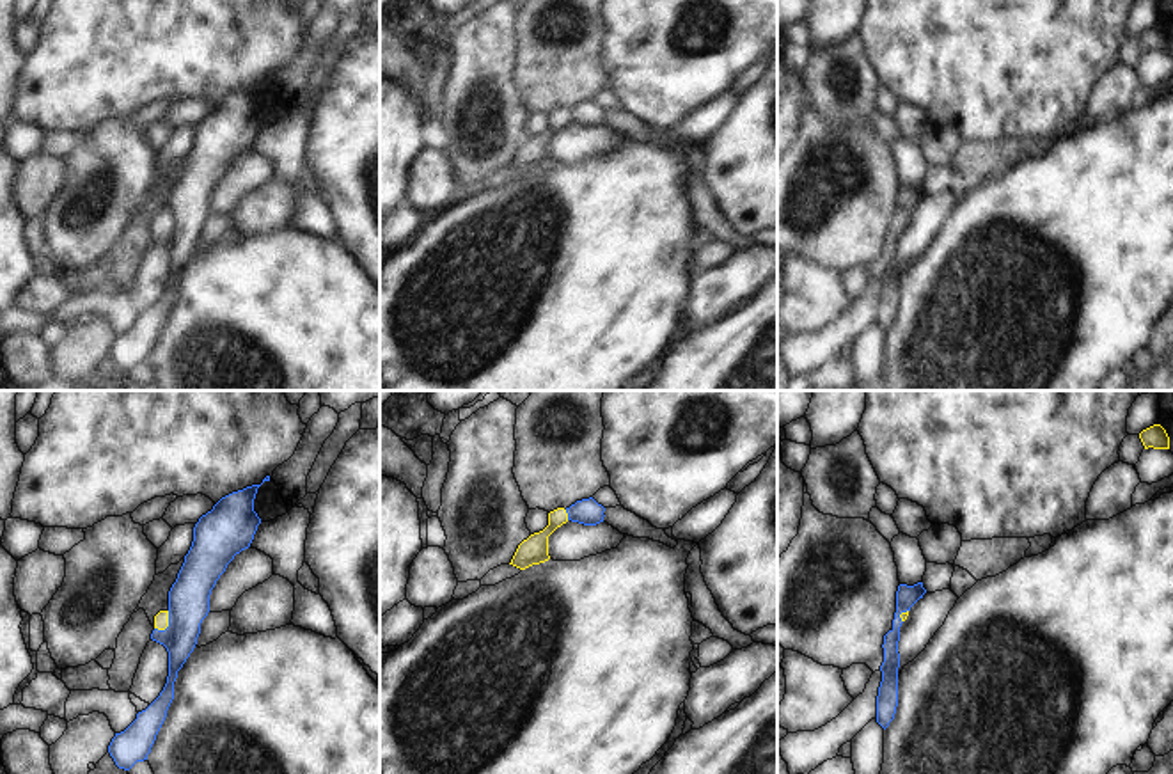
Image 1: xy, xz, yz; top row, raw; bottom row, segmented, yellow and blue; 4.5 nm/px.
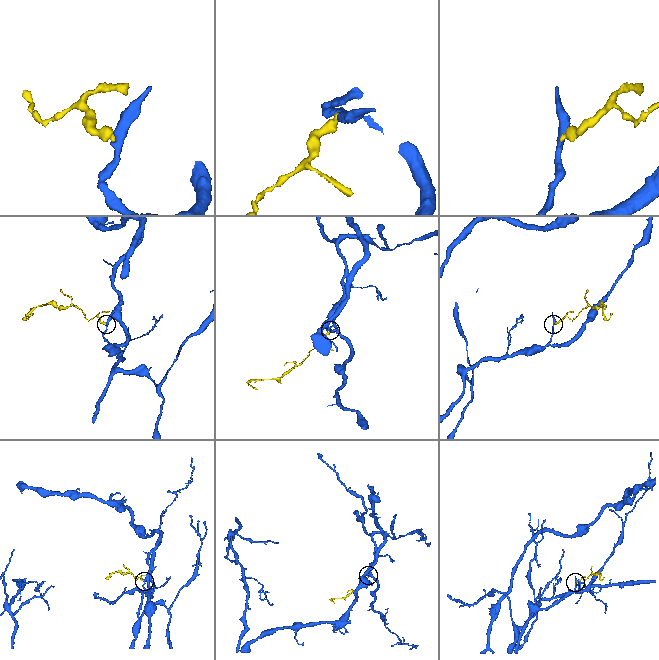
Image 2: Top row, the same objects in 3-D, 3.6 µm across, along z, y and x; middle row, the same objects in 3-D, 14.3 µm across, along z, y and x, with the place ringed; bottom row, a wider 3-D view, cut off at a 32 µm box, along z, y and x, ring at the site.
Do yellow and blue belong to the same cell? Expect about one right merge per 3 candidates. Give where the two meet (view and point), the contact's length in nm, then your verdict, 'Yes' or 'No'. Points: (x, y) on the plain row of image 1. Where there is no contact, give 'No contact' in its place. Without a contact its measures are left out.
Touches yellow at xy (167, 228). Shared border 110 nm. No

